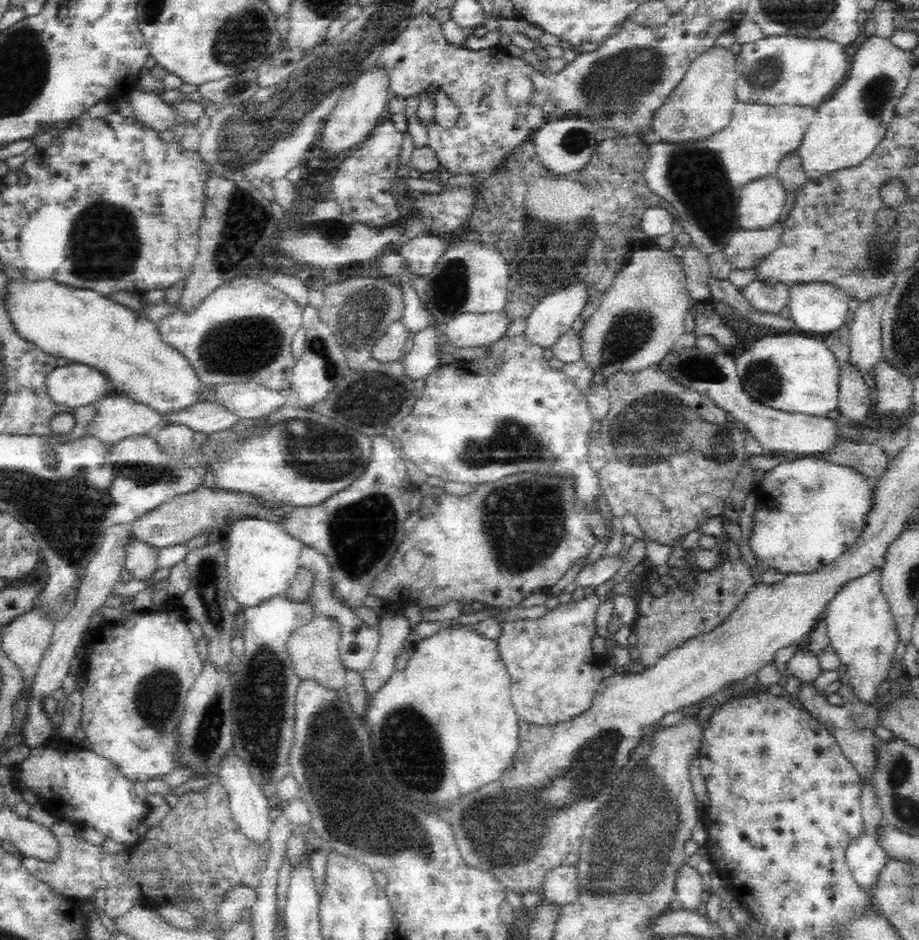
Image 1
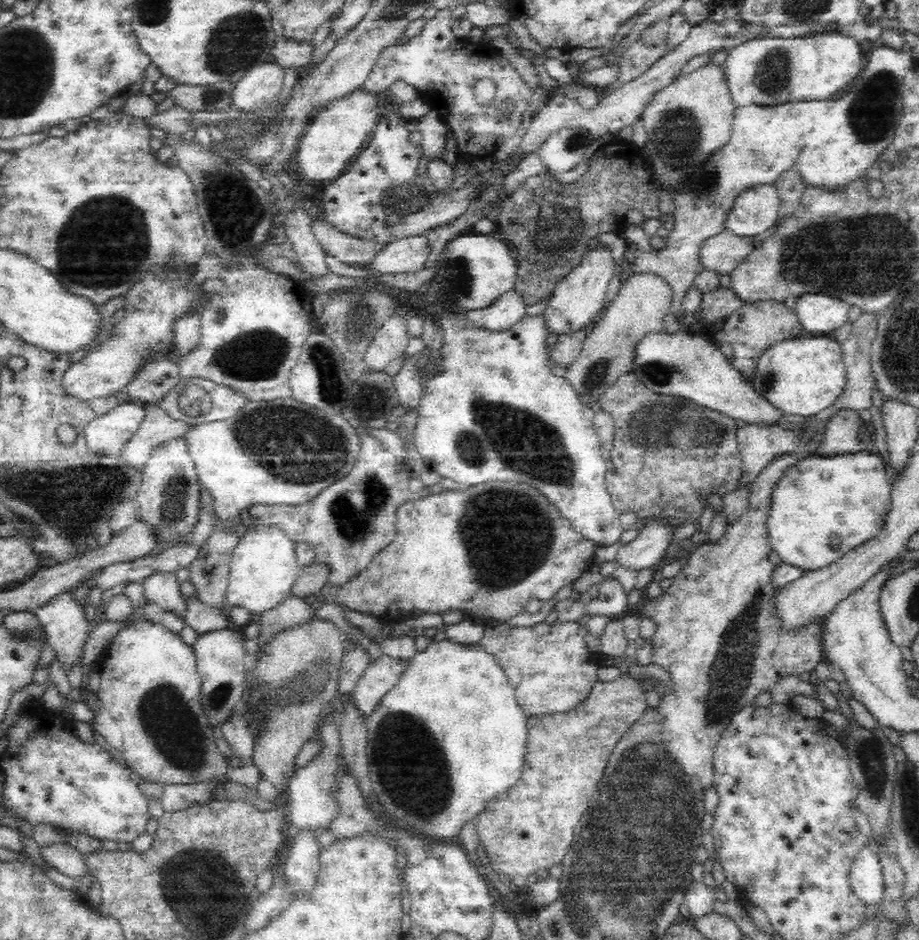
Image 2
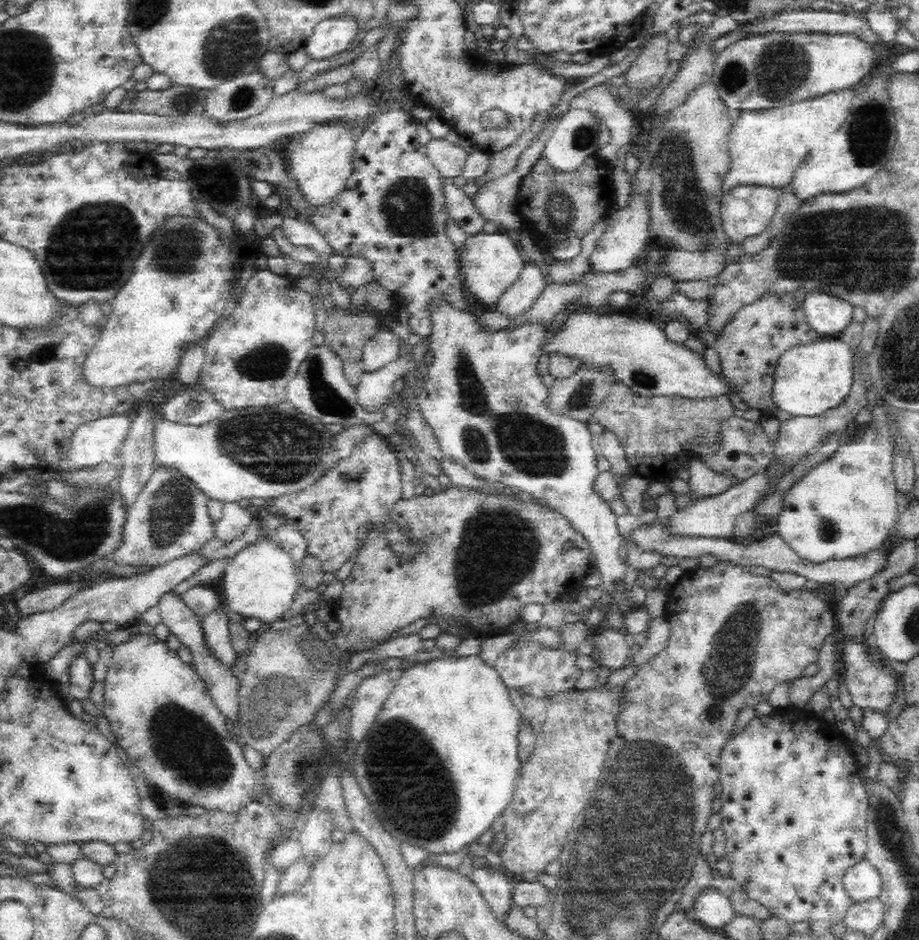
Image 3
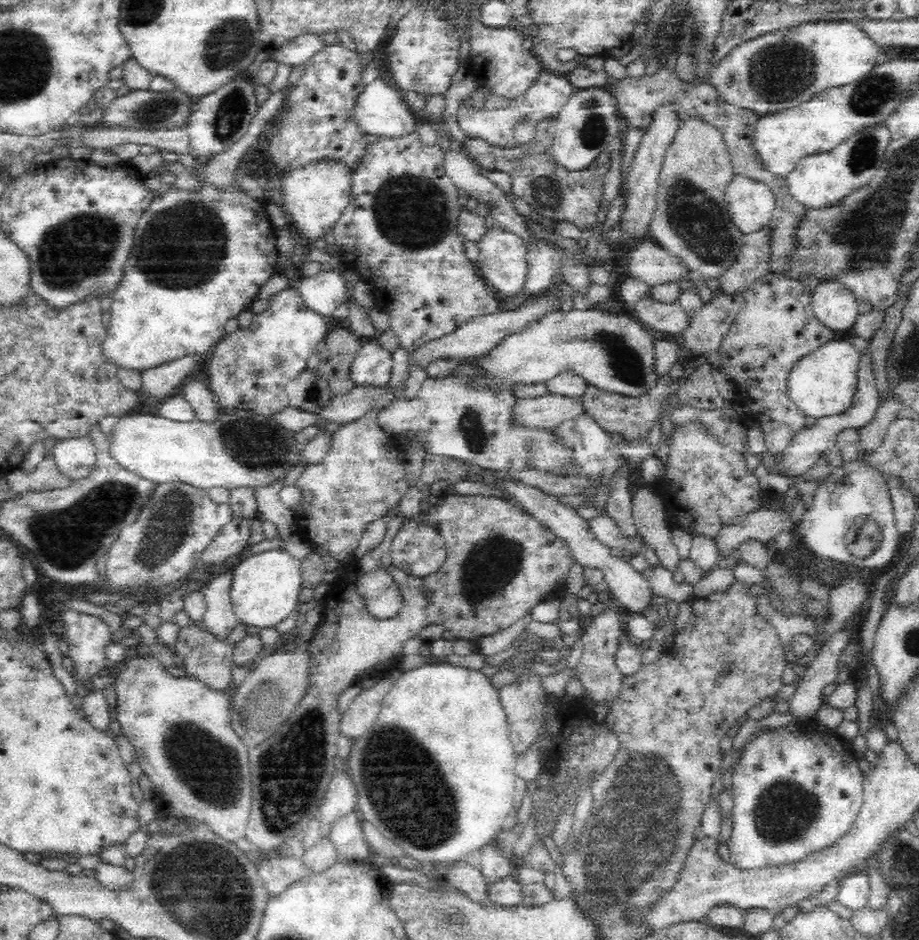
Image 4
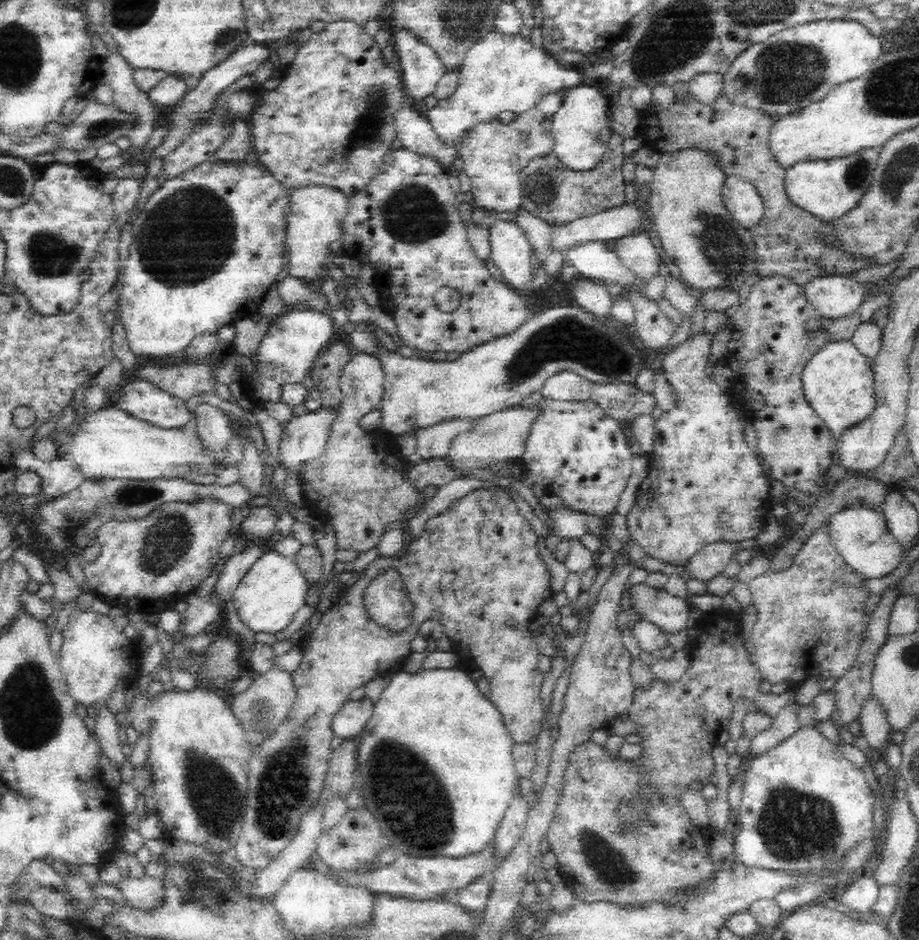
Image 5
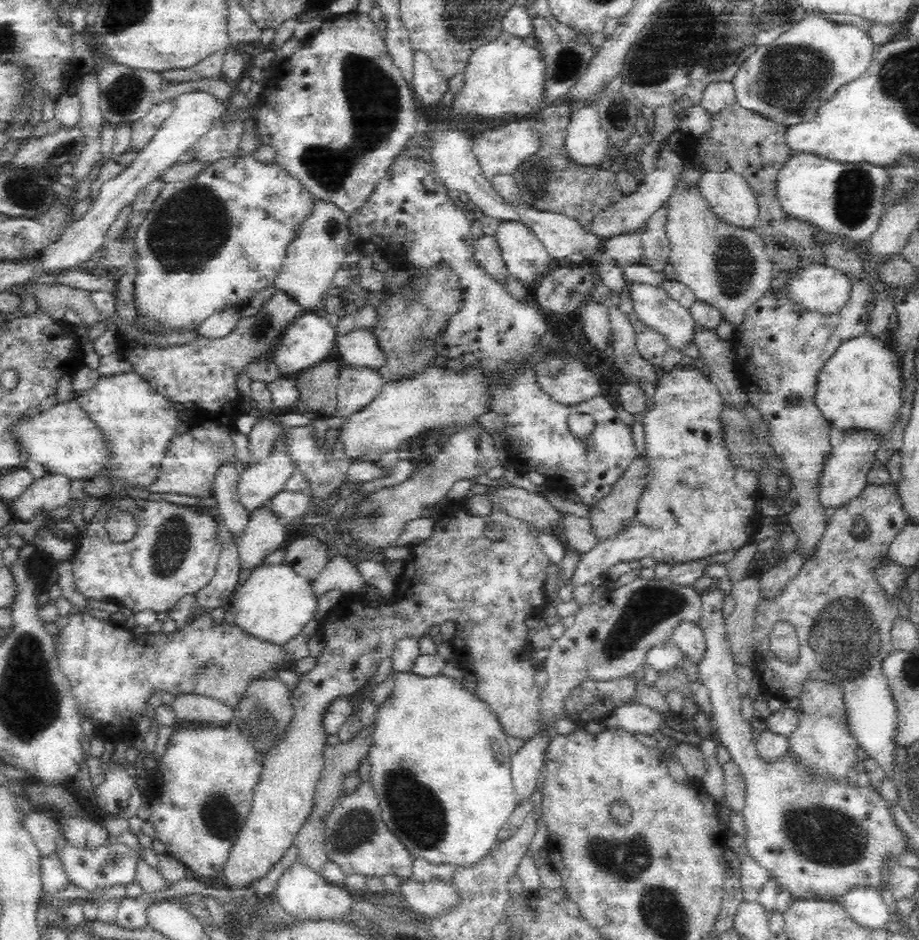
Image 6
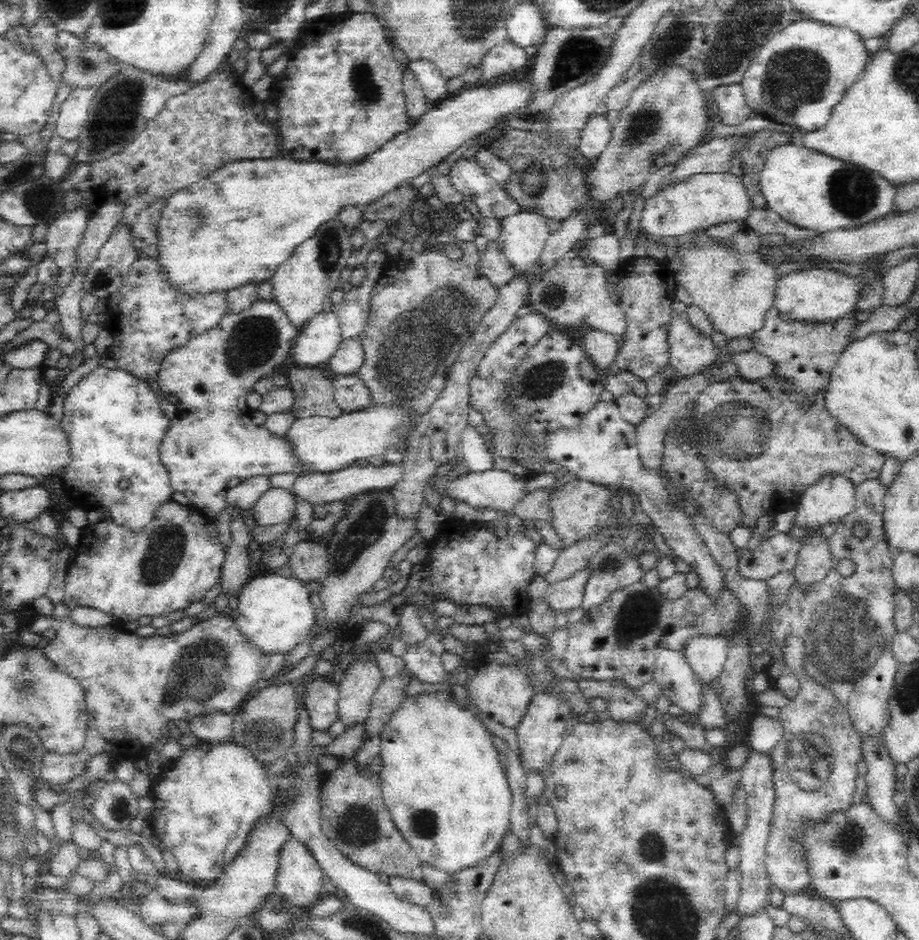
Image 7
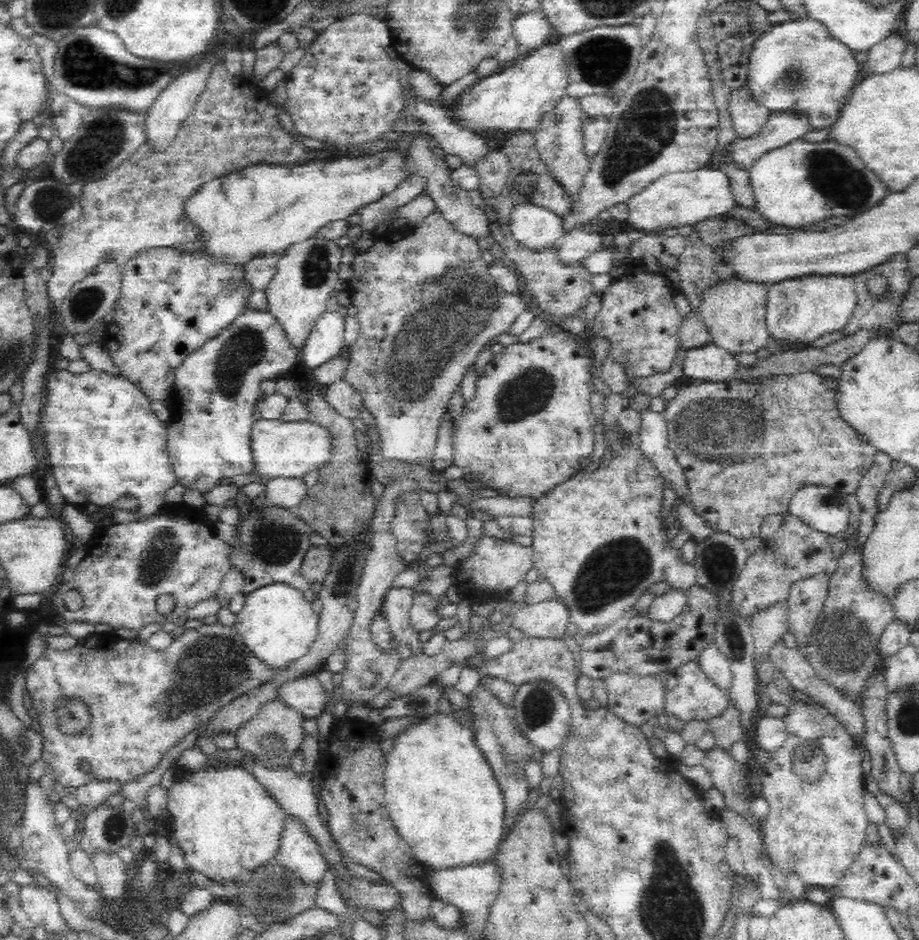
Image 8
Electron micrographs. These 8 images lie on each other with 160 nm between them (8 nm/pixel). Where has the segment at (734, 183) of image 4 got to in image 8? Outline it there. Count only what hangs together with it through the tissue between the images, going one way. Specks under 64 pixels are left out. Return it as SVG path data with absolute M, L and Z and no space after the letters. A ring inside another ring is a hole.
M712 166L688 172L671 172L650 180L642 190L634 192L626 200L627 221L633 229L649 232L658 227L680 227L701 219L722 214L730 209L736 200L730 193L728 177Z

